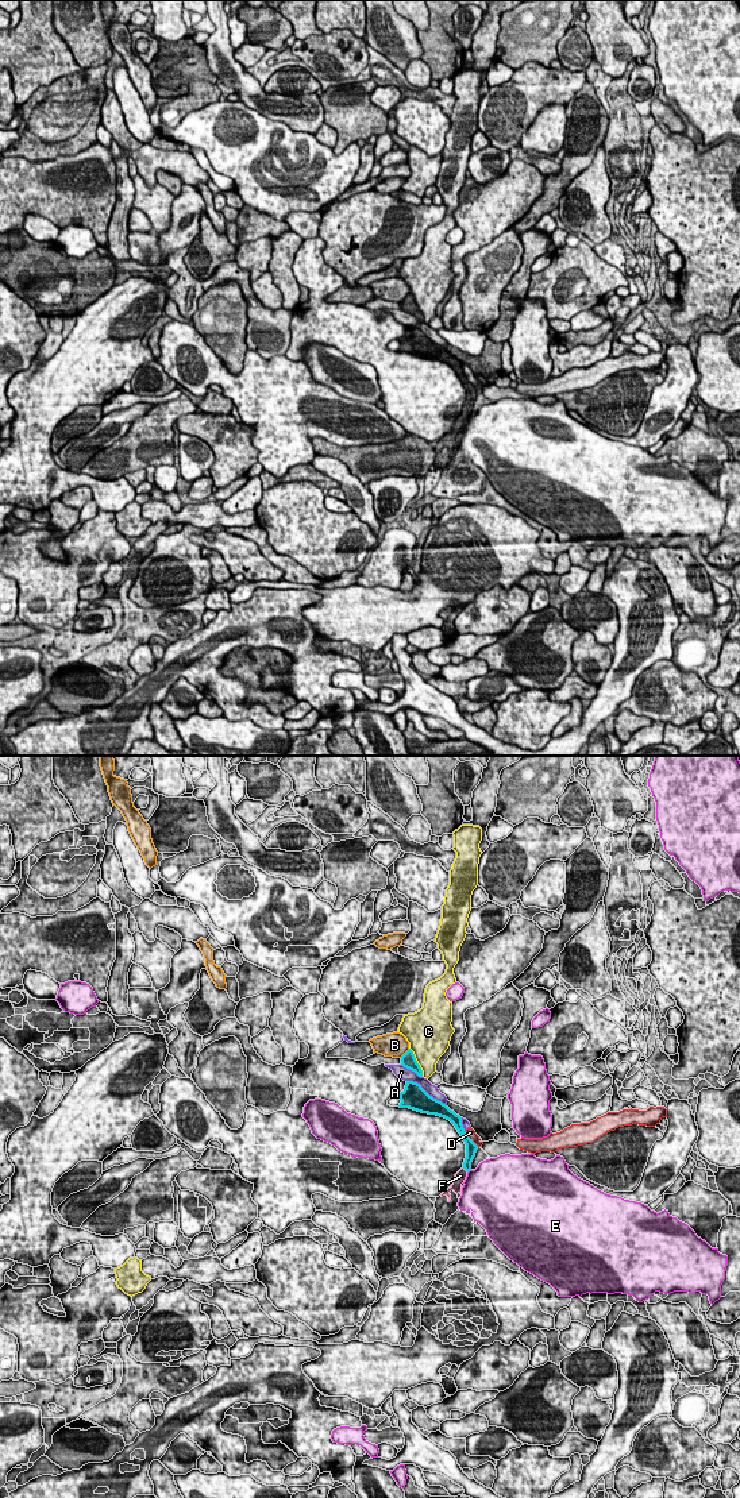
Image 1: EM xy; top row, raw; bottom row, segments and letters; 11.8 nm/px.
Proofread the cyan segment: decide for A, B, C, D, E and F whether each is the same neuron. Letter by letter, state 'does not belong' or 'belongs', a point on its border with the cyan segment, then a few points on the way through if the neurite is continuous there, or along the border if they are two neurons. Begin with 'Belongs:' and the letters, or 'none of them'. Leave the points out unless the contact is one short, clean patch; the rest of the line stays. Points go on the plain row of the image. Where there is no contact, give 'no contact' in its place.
Belongs: F
A: does not belong; meets cyan in xy at (426, 336)
B: does not belong; meets cyan in xy at (405, 297)
C: does not belong; meets cyan in xy at (416, 307)
D: does not belong; meets cyan in xy at (470, 383); border along xy (463, 374), (478, 392)
E: does not belong; meets cyan in xy at (469, 414); border along xy (470, 413), (467, 417)
F: belongs; meets cyan in xy at (465, 413); runs through xy (470, 393), (465, 413), (461, 420)

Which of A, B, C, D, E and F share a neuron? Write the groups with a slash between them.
A D / B / C / E / F

